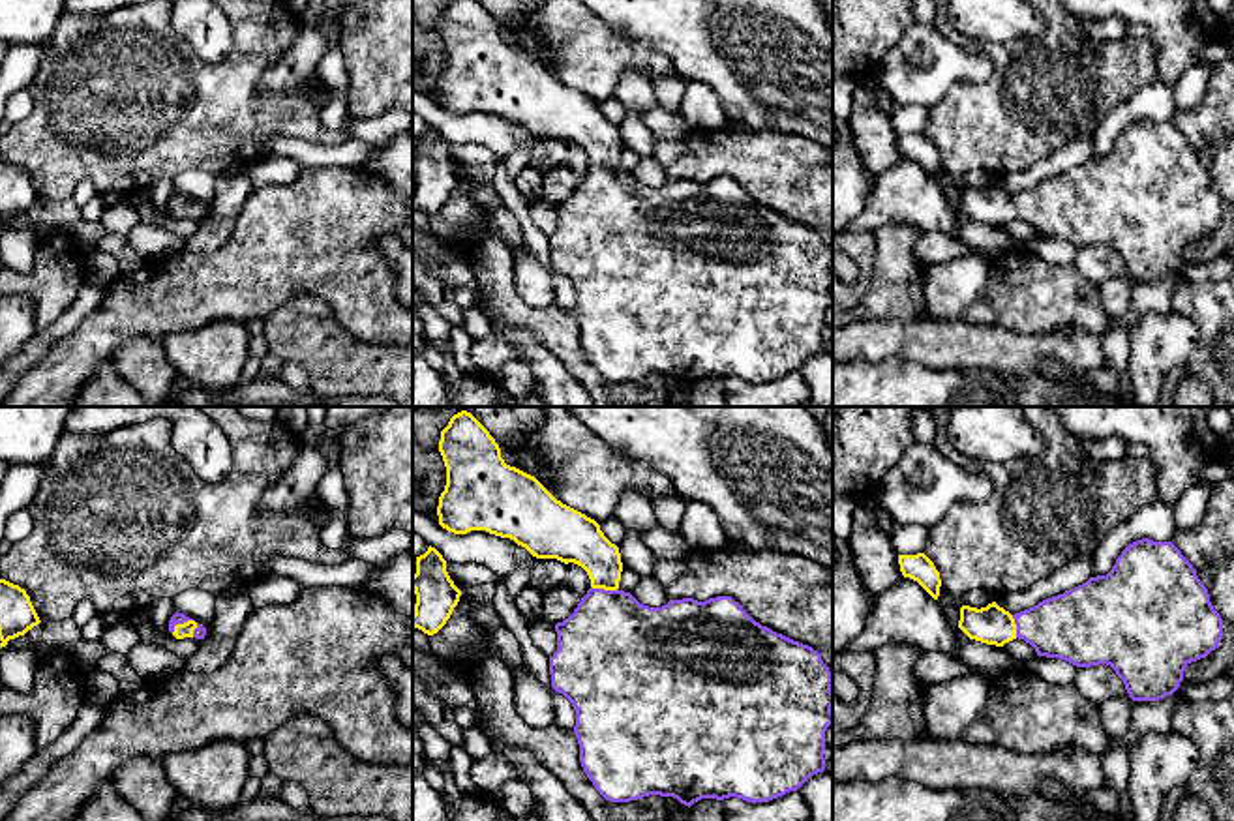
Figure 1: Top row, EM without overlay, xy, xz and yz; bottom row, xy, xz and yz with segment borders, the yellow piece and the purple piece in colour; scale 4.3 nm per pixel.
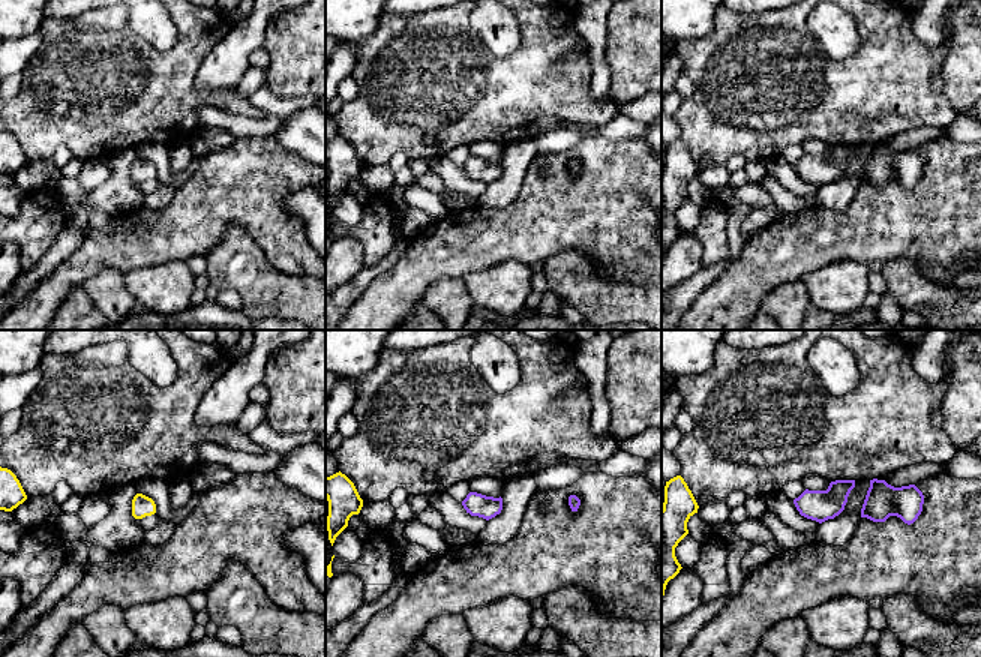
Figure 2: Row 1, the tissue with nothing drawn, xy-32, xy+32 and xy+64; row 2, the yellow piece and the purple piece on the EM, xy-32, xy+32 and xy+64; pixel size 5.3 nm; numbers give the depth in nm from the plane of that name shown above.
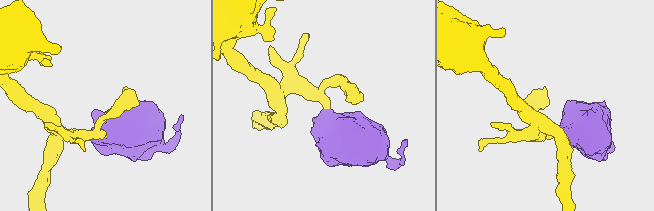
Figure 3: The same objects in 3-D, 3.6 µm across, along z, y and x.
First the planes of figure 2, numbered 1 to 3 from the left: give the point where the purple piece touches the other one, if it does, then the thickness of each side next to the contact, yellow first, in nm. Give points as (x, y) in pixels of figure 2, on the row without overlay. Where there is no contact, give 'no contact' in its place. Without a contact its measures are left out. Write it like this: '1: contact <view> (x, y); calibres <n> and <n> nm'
1: no contact
2: no contact
3: no contact

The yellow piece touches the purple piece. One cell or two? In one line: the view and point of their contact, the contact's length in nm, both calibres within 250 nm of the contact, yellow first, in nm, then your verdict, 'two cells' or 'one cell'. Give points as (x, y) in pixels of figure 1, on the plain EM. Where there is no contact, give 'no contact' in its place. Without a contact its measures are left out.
meets yellow in xz at (604, 169); contact 120 nm long; 220 nm thick on the yellow side, 440 nm on the other; one cell

